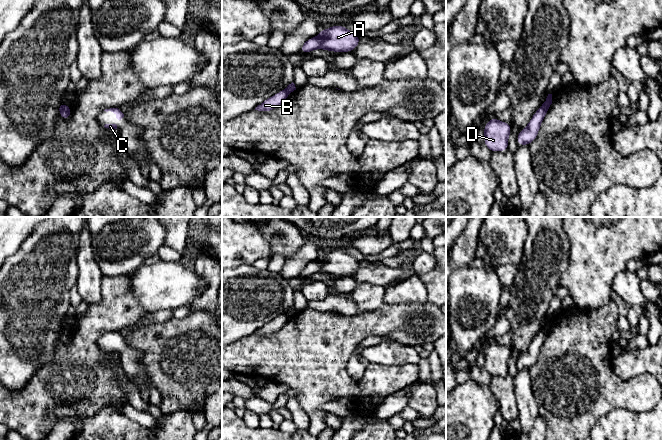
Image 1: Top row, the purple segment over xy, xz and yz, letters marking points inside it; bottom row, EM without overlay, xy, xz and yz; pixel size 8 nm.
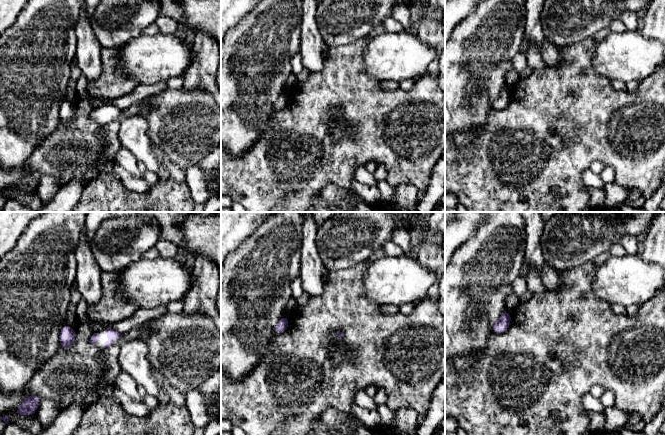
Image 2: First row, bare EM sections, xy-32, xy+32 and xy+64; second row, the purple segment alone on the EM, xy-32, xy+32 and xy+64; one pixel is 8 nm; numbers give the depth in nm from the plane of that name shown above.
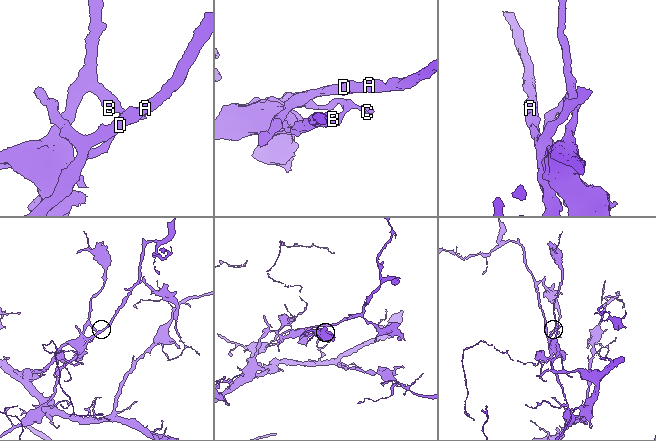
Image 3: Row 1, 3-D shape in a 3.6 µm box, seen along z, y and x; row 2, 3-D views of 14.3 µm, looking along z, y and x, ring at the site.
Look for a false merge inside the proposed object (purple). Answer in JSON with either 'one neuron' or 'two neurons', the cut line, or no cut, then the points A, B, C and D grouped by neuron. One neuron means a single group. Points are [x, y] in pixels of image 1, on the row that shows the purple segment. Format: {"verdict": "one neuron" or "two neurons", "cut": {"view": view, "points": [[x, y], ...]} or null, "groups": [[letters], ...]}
{"verdict": "two neurons", "cut": {"view": "xz", "points": [[286, 88], [290, 92]]}, "groups": [["A", "C", "D"], ["B"]]}

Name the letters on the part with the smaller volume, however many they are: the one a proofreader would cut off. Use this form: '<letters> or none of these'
A, C, D

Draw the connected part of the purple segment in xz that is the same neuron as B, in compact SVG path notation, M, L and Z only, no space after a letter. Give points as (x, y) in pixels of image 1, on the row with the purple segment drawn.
M284 89L274 96L266 99L264 102L262 102L260 105L258 105L255 110L262 111L262 112L268 112L270 110L273 110L277 107L279 107L283 101L289 96L290 92L287 89Z

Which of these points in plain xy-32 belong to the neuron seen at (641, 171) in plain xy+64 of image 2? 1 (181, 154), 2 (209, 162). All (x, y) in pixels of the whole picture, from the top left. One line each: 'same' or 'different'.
1: same
2: different

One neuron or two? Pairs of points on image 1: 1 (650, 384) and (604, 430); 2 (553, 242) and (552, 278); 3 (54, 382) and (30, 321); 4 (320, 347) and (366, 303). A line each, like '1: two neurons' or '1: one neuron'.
1: two neurons
2: one neuron
3: two neurons
4: two neurons

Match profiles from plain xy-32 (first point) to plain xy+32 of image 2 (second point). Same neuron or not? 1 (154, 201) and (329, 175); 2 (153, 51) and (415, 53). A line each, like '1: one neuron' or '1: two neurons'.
1: two neurons
2: one neuron

